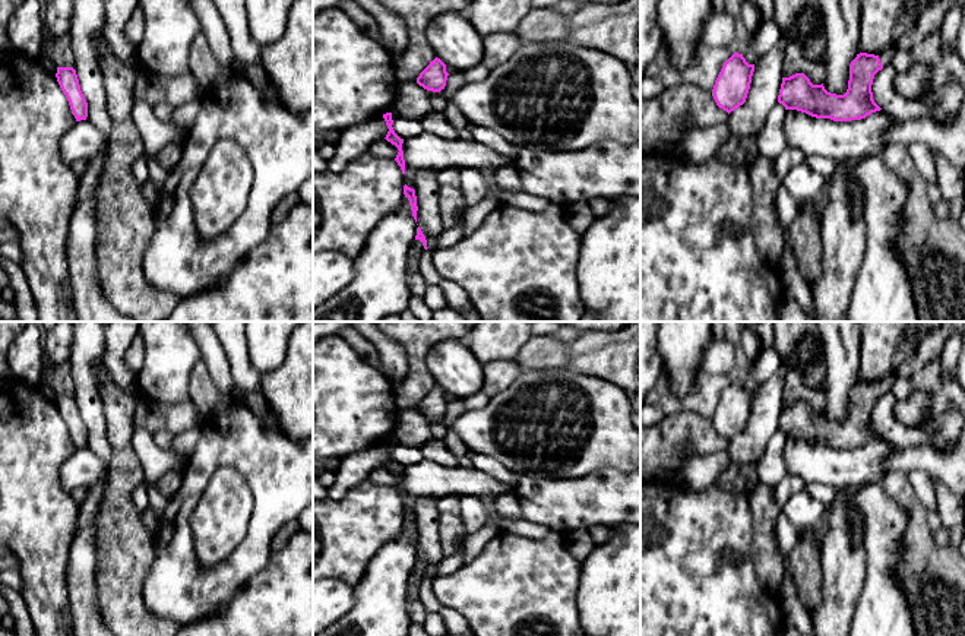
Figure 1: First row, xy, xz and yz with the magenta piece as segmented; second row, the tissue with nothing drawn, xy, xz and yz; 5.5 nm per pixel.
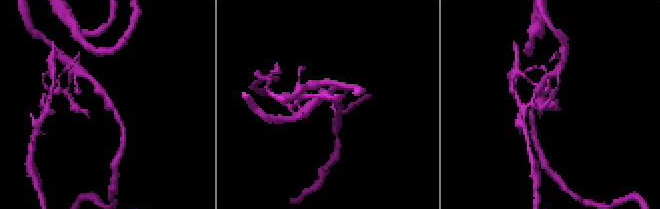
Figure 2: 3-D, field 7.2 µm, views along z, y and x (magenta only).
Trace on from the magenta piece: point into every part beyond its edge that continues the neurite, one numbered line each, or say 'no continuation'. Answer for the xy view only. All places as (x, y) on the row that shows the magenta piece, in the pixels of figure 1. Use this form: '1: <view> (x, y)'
no continuation

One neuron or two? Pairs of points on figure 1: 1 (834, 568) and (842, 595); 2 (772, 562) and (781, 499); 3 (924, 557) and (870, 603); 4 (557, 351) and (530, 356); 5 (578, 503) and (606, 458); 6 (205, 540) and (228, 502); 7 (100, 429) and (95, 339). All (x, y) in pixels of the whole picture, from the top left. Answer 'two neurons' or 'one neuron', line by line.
1: one neuron
2: one neuron
3: two neurons
4: one neuron
5: two neurons
6: one neuron
7: one neuron

